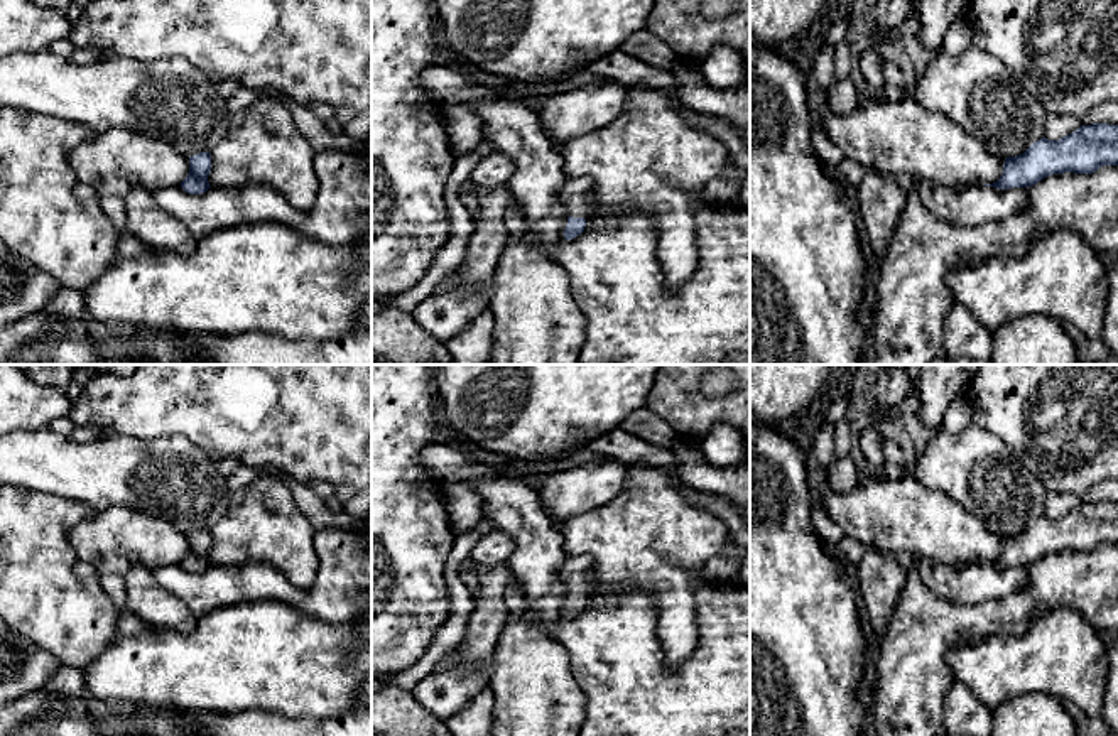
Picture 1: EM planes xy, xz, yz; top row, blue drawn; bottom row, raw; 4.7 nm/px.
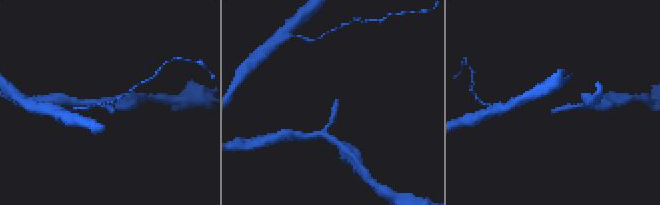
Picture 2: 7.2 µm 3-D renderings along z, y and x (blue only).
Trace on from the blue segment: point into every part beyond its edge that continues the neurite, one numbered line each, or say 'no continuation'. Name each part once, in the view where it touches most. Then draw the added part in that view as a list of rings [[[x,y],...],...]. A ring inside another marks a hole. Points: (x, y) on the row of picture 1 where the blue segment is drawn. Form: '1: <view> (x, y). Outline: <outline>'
1: xz (576, 193). Outline: [[[567,177],[561,191],[567,216],[589,218],[591,189],[593,181],[589,177]]]

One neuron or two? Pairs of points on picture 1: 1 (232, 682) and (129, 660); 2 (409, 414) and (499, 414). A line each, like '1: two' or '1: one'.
1: one
2: two

